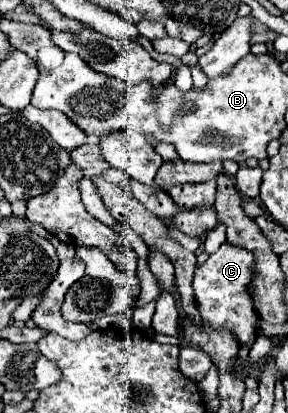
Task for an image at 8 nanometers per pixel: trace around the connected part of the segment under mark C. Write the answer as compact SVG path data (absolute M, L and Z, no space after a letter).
M224 243L216 253L208 257L206 263L196 267L192 281L196 303L204 323L214 327L216 331L230 331L240 345L248 347L252 347L258 337L258 321L260 321L260 315L254 307L254 297L250 293L250 283L256 277L254 267L256 257L252 251Z

